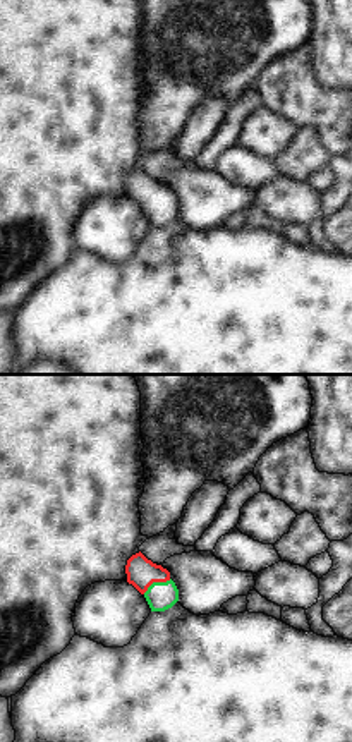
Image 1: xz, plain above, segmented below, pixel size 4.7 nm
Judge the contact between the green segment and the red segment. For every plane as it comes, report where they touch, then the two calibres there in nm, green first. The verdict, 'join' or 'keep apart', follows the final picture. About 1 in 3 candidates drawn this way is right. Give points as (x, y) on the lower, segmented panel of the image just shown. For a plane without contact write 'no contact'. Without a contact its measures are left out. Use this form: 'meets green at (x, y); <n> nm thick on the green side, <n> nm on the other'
meets green at (157, 583); 140 nm thick on the green side, 140 nm on the other

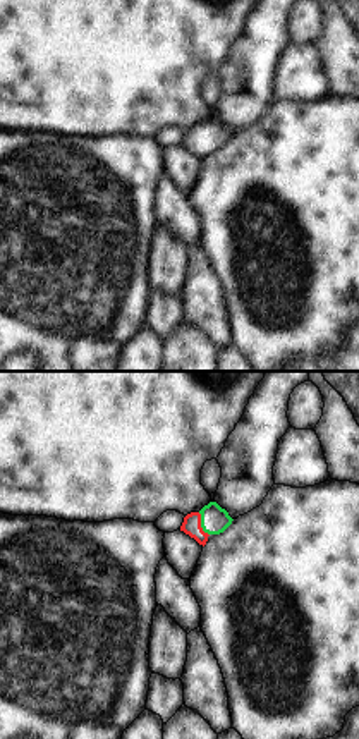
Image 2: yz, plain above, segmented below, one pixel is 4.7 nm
meets green at (201, 525); 130 nm thick on the green side, 90 nm on the other

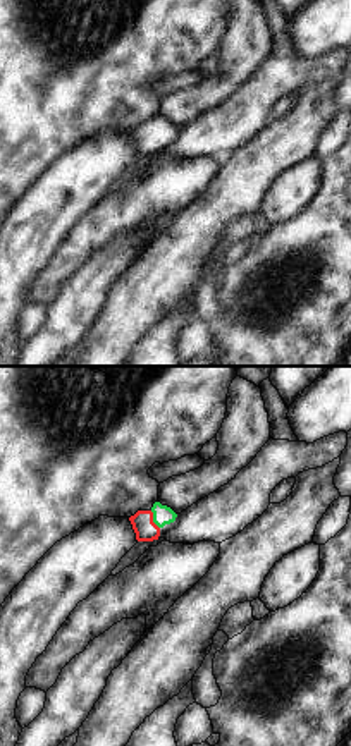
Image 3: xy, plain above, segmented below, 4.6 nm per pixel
meets green at (153, 519); 90 nm thick on the green side, 100 nm on the other

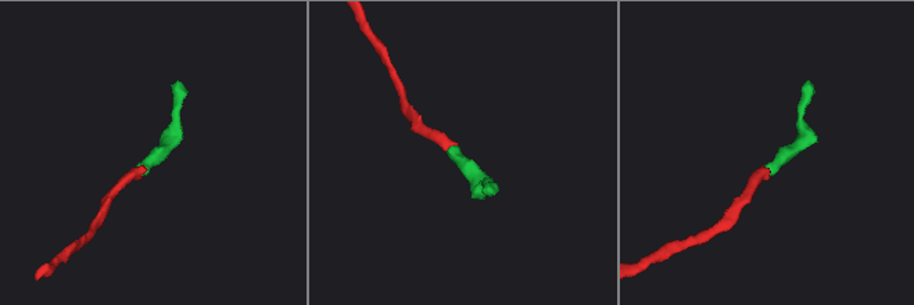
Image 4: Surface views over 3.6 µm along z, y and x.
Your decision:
join

